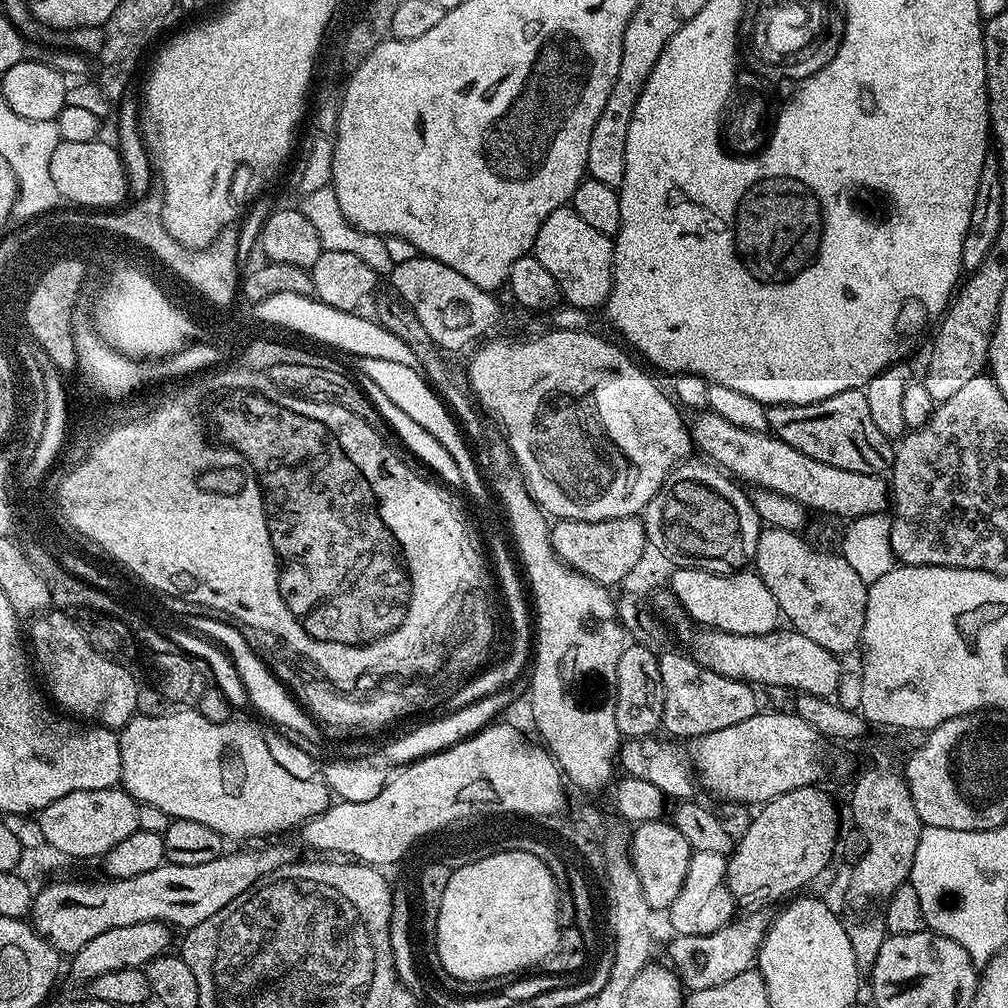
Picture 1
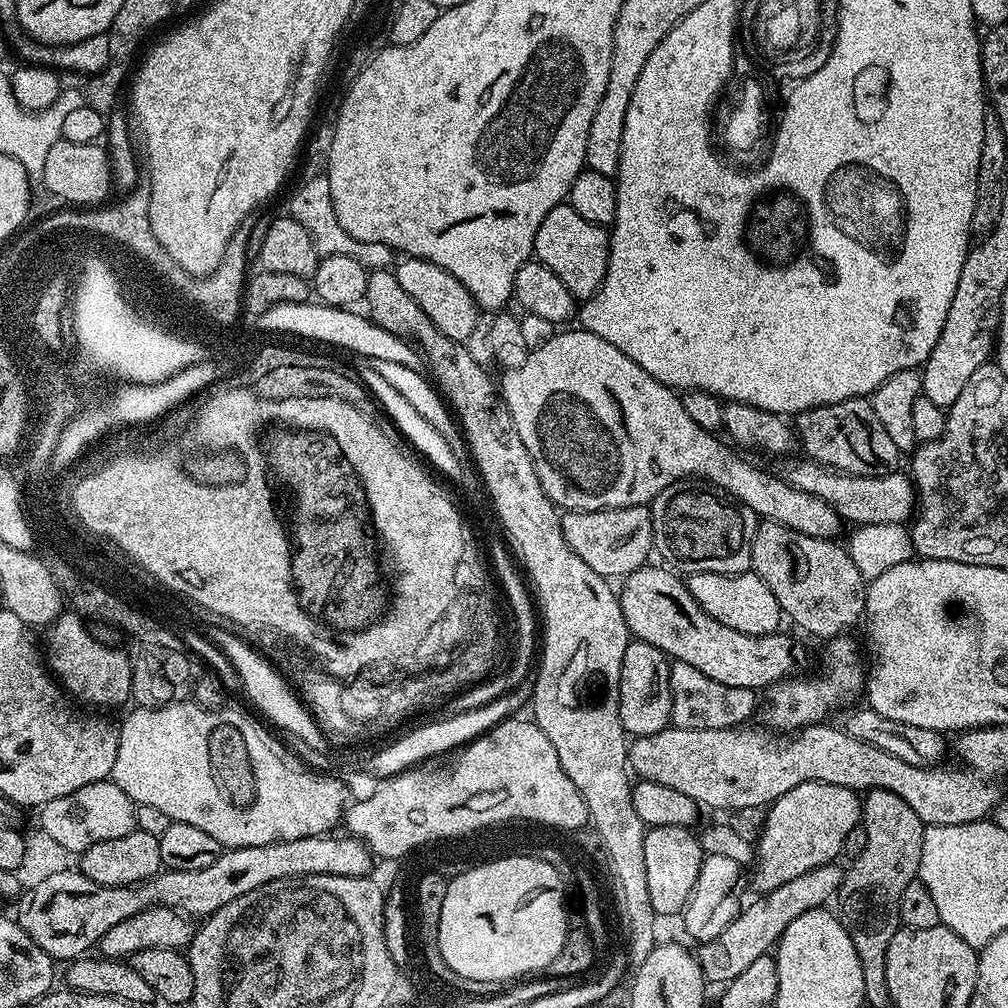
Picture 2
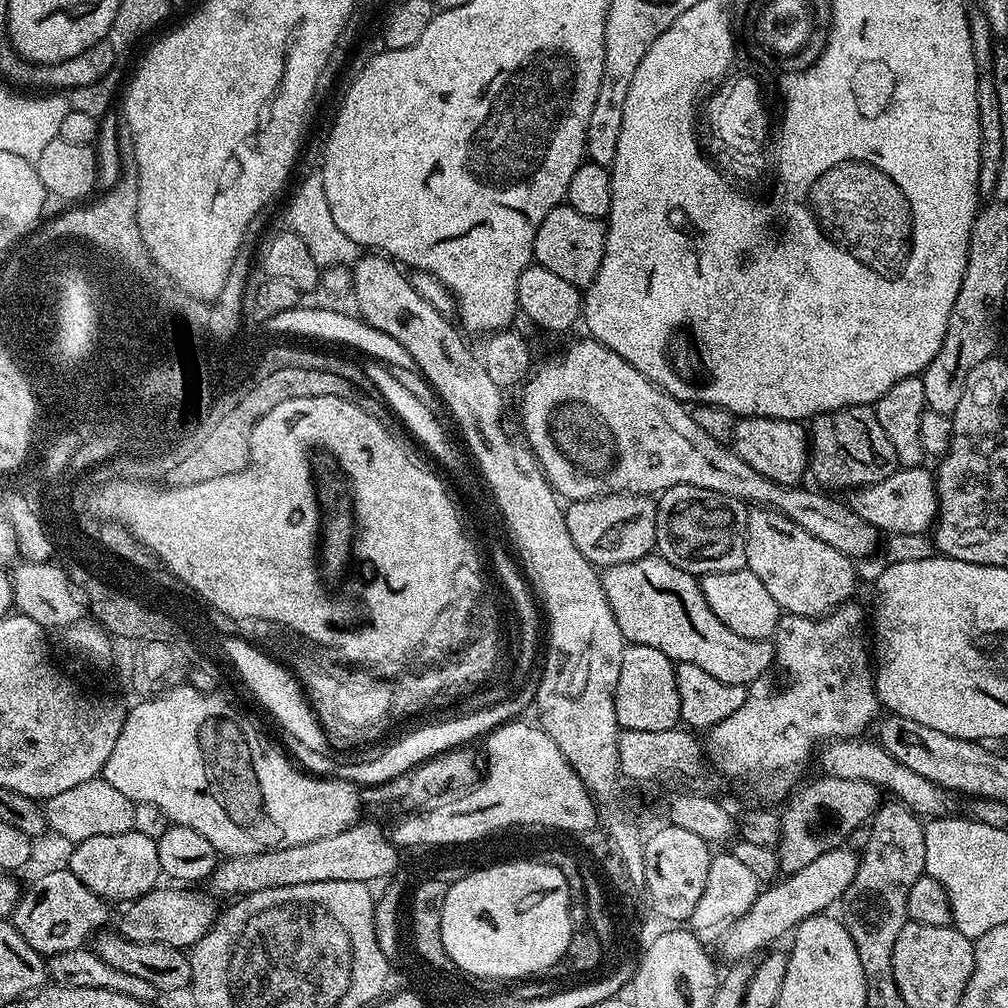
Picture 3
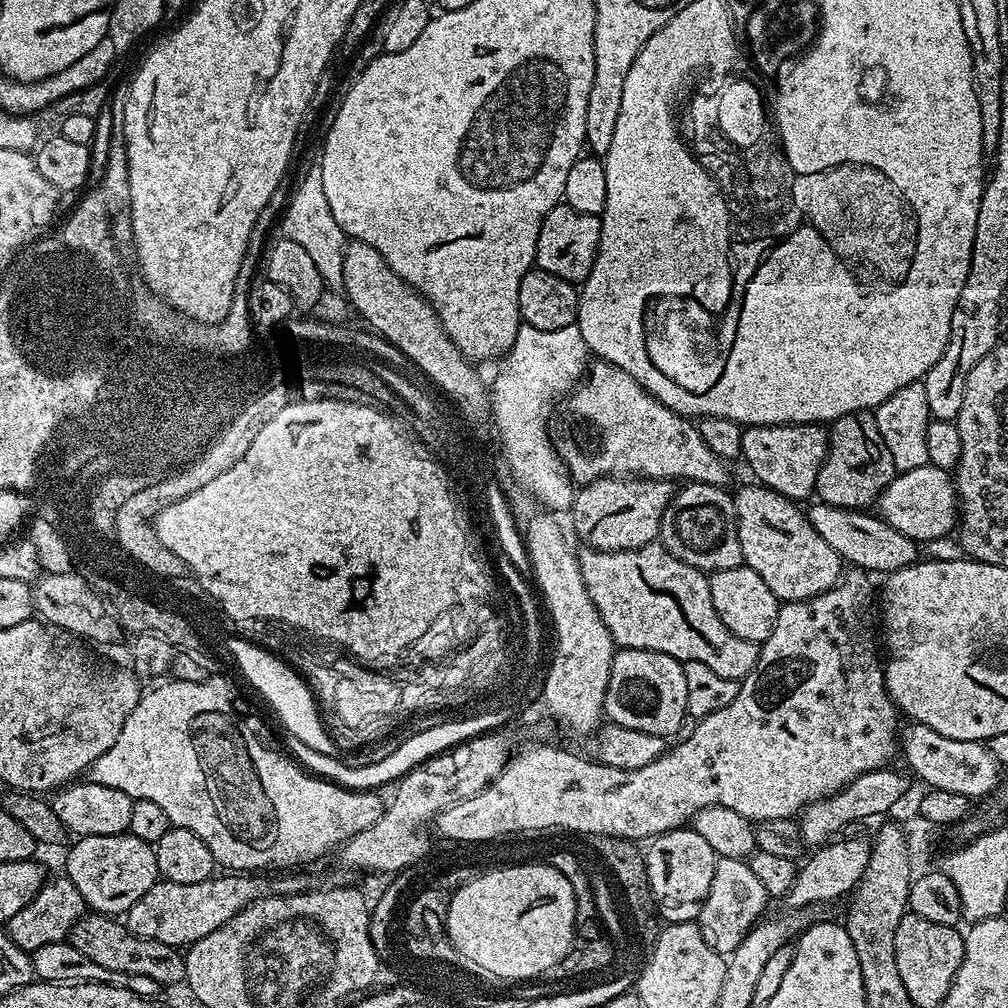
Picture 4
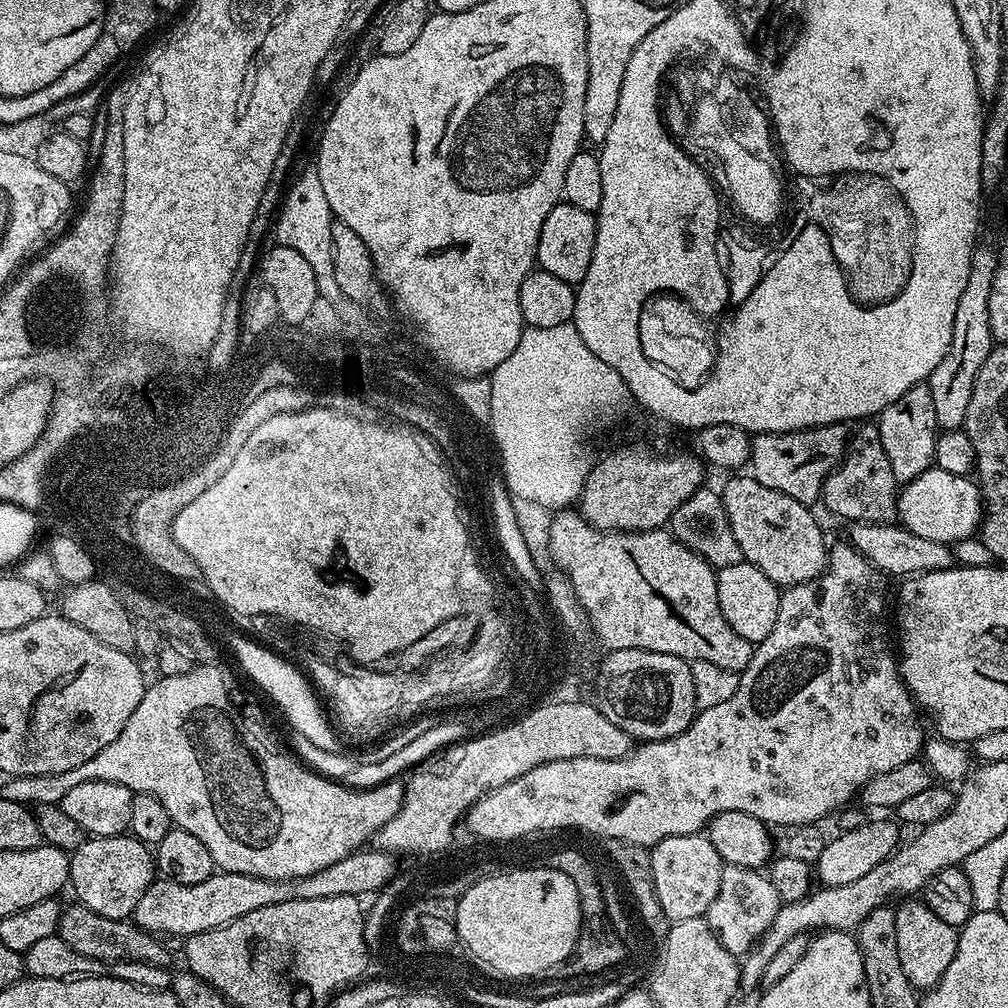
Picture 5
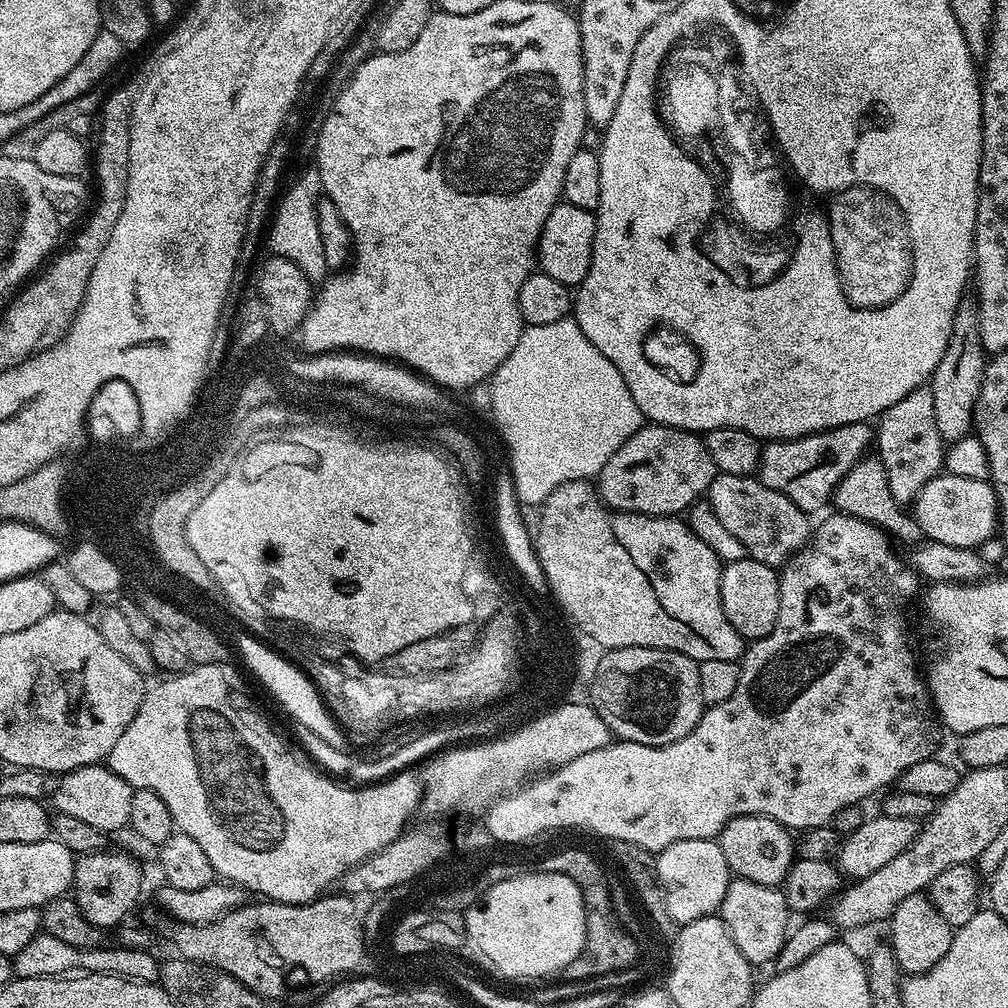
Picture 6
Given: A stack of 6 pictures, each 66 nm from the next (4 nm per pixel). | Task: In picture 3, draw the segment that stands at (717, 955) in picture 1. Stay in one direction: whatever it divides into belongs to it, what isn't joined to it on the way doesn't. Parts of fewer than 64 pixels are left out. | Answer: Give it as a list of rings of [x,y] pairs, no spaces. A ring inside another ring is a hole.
[[[841,846],[832,848],[826,854],[818,854],[814,862],[806,862],[802,870],[785,875],[775,882],[769,883],[761,891],[760,896],[729,926],[728,931],[722,937],[724,944],[724,956],[728,962],[745,961],[753,957],[752,954],[761,951],[767,946],[772,946],[779,936],[787,937],[802,920],[811,916],[818,916],[829,911],[828,908],[837,903],[843,897],[844,891],[854,882],[854,874],[860,865],[860,857],[855,851]]]

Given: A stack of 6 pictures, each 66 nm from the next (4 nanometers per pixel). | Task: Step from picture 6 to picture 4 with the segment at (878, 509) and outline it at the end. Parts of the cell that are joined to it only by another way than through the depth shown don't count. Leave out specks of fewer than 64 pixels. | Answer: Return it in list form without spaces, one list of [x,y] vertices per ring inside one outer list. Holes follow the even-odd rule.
[[[871,411],[846,414],[831,421],[828,453],[816,479],[819,503],[835,508],[871,509],[896,475],[894,454],[890,454],[882,434],[878,434],[878,422]]]

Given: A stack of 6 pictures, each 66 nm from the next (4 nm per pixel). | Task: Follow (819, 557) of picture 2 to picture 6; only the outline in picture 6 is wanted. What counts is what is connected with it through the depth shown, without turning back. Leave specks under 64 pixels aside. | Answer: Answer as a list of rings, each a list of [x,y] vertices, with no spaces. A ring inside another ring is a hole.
[[[721,472],[713,475],[706,493],[706,502],[714,510],[718,522],[742,542],[751,559],[779,569],[807,545],[810,539],[809,513],[804,512],[786,494],[770,490],[755,475],[739,476]]]

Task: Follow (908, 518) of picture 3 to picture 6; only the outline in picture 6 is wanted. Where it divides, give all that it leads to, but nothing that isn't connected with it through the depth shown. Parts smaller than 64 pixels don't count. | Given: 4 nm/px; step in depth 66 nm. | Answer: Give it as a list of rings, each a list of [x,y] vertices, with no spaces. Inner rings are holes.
[[[941,474],[922,486],[914,501],[915,508],[914,519],[922,526],[925,537],[934,542],[946,542],[946,546],[979,549],[998,528],[996,492],[988,480]]]

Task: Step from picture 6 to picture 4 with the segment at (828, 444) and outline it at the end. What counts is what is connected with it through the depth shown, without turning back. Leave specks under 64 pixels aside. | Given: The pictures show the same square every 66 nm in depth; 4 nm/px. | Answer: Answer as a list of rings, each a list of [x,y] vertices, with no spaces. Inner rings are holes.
[[[753,424],[744,428],[740,456],[755,479],[788,500],[804,502],[816,491],[818,470],[828,453],[829,429],[822,424]]]

